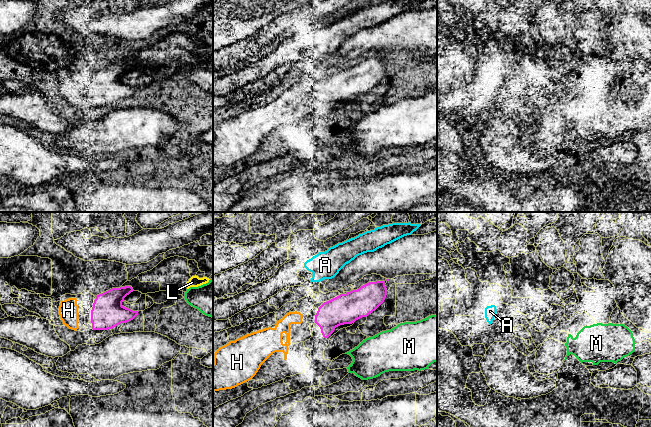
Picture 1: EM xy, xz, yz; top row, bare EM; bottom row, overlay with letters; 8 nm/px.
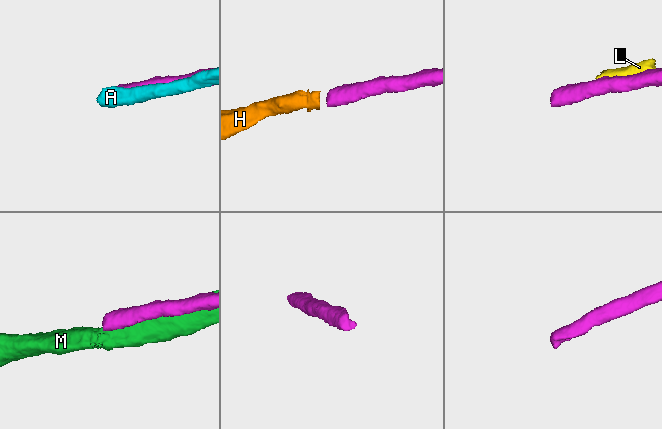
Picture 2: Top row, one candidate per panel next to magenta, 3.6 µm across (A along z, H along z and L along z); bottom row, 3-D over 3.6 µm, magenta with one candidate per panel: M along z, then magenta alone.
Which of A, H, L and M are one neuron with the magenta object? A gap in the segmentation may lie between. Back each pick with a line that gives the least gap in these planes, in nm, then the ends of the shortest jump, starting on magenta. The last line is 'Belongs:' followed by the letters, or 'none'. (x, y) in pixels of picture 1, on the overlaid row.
H: 110 nm apart; from magenta across xy (91, 310), (77, 310)
Belongs: H

